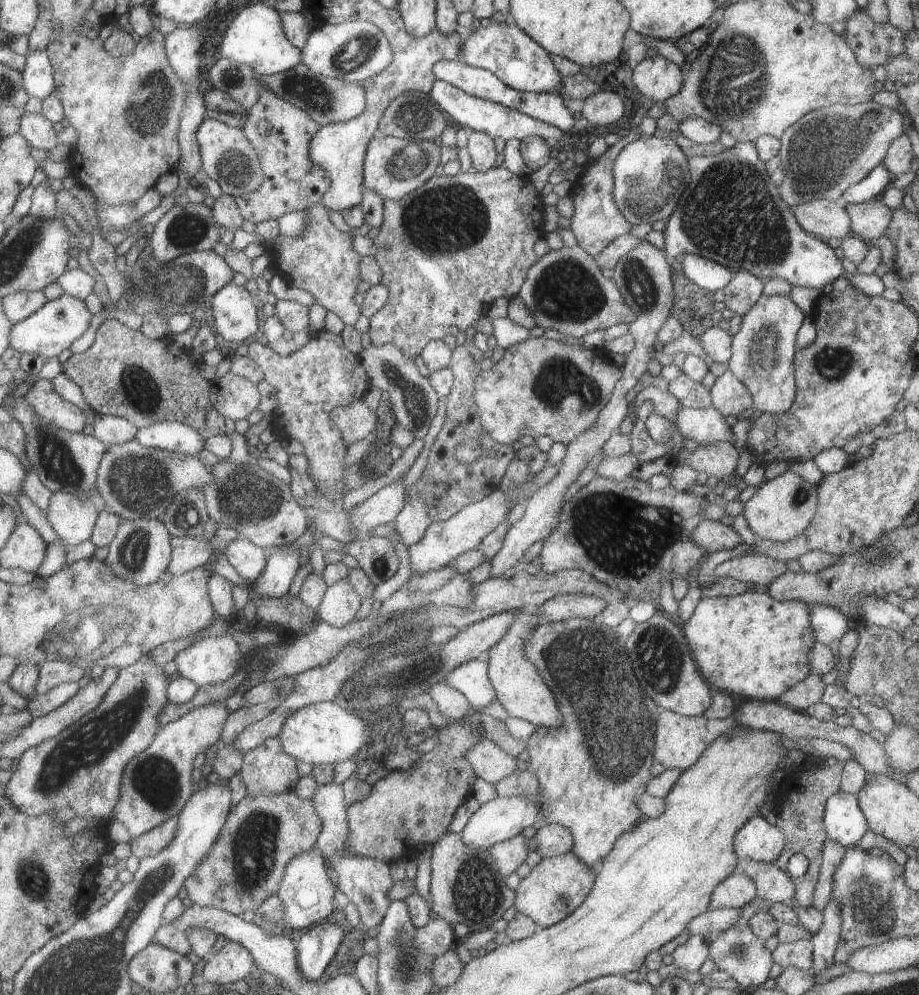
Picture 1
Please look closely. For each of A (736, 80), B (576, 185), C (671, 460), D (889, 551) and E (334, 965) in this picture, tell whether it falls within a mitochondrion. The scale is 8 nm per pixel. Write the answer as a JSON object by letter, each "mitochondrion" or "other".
{"A":"mitochondrion","B":"other","C":"other","D":"mitochondrion","E":"other"}

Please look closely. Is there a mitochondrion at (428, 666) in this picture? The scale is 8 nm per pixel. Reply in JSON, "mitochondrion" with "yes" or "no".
{"mitochondrion":"yes"}

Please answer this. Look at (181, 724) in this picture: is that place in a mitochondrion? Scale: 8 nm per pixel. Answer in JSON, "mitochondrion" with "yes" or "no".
{"mitochondrion":"no"}

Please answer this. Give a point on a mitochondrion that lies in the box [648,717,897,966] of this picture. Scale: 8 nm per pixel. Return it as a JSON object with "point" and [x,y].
{"point":[869,910]}

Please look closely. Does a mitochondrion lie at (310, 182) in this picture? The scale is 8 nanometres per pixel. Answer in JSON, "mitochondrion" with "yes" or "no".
{"mitochondrion":"no"}

